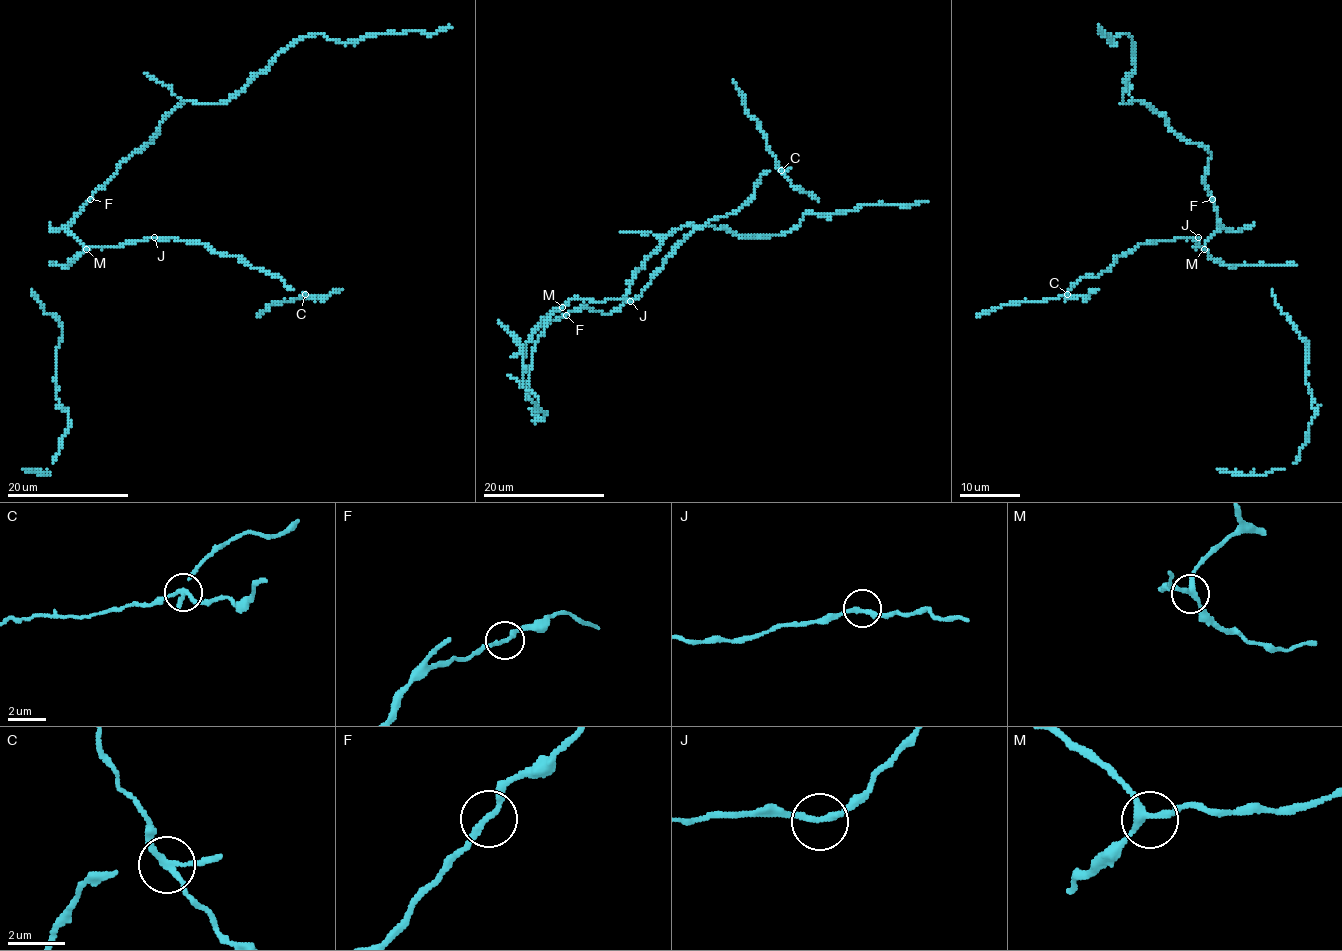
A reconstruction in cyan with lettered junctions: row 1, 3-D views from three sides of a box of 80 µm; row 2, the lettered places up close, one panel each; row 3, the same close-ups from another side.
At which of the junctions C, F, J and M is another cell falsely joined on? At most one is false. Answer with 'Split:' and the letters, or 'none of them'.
Split: C

